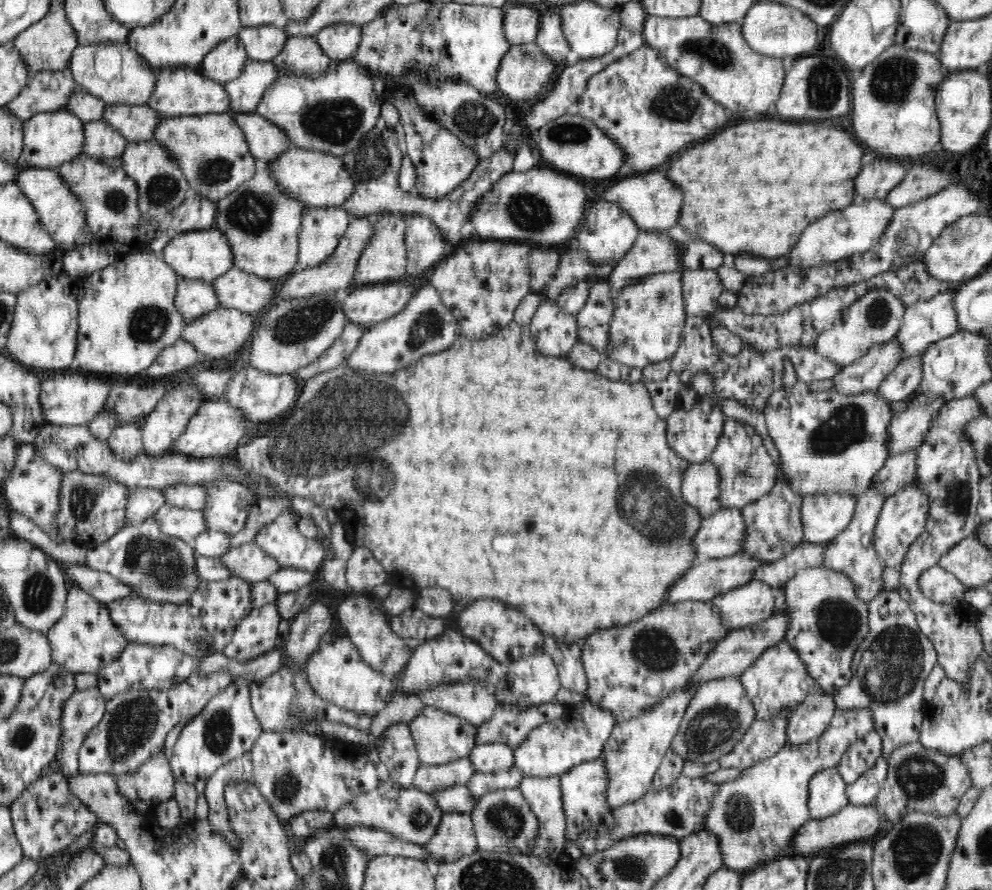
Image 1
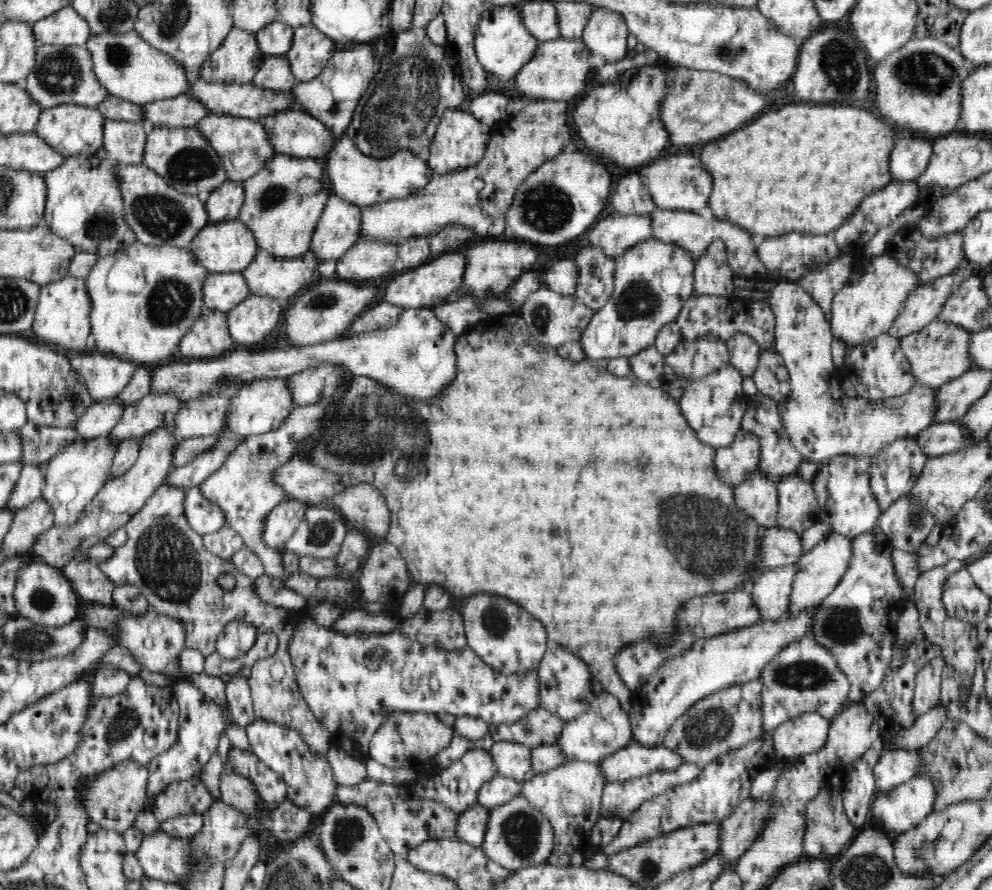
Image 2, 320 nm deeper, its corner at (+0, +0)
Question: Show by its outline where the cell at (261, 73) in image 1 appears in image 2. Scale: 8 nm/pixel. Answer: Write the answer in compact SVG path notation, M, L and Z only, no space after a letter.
M268 56L265 62L258 68L252 83L275 92L284 92L290 97L288 92L292 92L296 80L290 71L289 63L285 56Z

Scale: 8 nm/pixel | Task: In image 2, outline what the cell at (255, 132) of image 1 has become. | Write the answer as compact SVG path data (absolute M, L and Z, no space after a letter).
M302 110L270 114L259 120L276 153L321 160L336 141L329 136L328 127Z

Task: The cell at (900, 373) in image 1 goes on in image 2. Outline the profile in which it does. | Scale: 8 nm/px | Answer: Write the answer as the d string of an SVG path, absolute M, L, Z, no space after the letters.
M935 319L922 330L899 338L915 382L937 389L940 385L972 370L967 354L965 354L970 336L972 333L964 330L964 327L953 326L952 323L944 323Z

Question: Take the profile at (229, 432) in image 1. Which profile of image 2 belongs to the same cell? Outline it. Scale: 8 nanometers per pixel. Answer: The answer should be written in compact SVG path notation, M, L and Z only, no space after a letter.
M256 379L241 387L236 396L228 402L228 409L225 412L222 430L242 436L244 438L252 435L263 435L265 432L272 432L280 428L283 420L292 412L295 407L292 401L292 393L288 387L288 379Z

